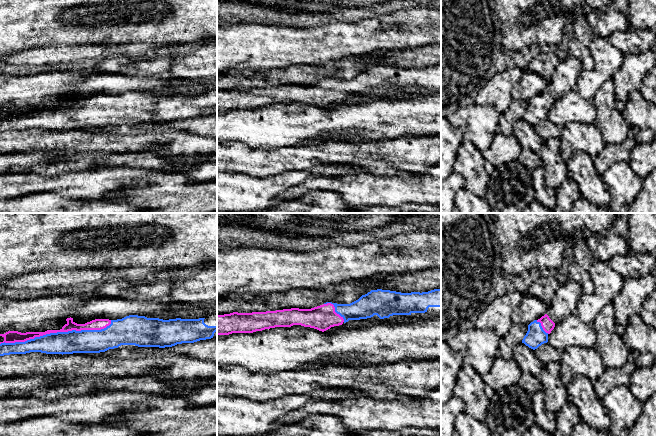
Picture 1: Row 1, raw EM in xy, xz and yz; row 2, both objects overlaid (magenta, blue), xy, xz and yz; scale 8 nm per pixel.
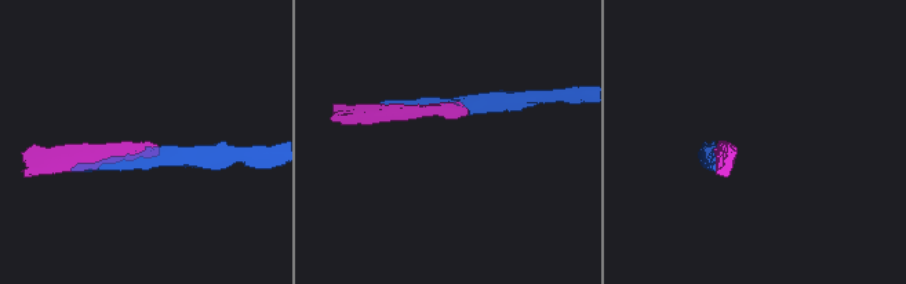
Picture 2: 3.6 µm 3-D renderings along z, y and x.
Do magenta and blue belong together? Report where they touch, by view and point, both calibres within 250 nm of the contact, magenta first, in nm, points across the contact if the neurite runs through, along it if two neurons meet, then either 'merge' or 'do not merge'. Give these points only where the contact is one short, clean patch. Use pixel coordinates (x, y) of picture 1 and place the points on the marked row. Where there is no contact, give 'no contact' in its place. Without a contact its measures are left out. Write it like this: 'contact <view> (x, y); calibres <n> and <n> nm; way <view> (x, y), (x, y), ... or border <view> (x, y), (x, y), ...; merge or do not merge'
contact xy (56, 332); calibres 70 and 190 nm; merge

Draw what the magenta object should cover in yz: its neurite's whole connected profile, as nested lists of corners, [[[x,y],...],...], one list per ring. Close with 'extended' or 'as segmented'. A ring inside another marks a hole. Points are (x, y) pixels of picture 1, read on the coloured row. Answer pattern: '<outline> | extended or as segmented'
[[[547,314],[538,320],[534,320],[528,325],[528,331],[524,336],[522,343],[535,350],[539,346],[548,342],[548,335],[554,329],[555,323]]] | extended

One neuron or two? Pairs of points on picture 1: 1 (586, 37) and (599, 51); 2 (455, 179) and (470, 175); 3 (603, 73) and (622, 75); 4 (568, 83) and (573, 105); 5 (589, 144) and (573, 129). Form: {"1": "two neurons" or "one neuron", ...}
{"1": "two neurons", "2": "two neurons", "3": "two neurons", "4": "two neurons", "5": "one neuron"}

